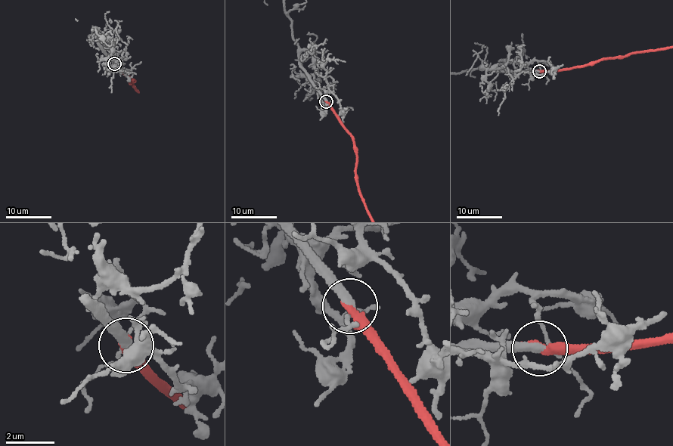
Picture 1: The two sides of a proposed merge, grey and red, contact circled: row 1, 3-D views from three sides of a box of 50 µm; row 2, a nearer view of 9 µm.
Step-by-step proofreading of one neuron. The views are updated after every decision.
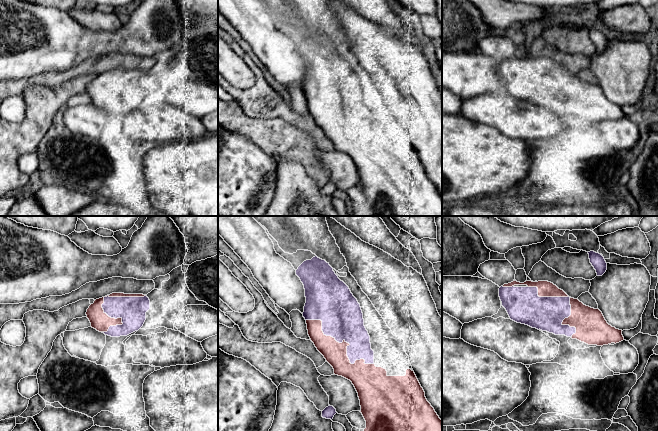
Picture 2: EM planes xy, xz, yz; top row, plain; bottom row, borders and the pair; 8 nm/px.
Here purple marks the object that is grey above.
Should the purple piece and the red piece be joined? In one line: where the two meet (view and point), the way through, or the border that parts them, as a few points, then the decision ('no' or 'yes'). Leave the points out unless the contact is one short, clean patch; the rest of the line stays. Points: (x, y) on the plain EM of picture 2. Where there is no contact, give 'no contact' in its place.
meets purple in xz at (345, 117); yes

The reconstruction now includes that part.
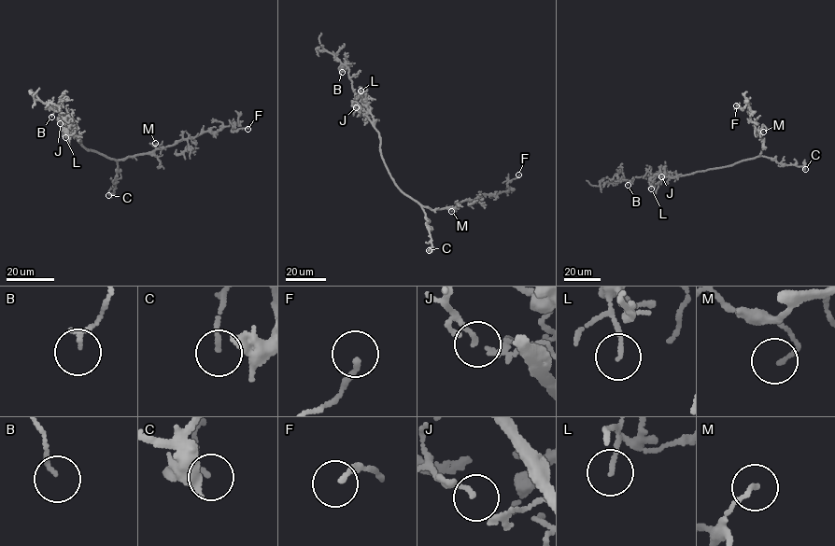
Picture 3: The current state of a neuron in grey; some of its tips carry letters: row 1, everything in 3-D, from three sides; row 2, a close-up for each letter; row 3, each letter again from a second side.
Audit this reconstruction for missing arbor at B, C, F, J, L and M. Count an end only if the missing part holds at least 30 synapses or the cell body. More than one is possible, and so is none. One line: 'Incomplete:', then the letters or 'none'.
Incomplete: none

